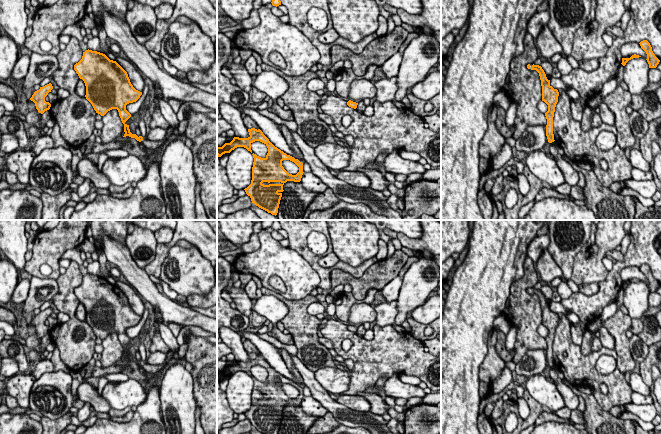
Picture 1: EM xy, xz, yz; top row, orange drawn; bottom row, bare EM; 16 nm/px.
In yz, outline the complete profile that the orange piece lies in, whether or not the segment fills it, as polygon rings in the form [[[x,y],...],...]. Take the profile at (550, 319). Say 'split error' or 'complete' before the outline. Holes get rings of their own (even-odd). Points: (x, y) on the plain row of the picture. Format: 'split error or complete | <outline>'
complete | [[[532,289],[531,294],[536,294],[539,297],[542,310],[542,325],[548,329],[548,335],[545,337],[547,343],[546,360],[549,367],[554,366],[553,358],[553,341],[555,331],[558,326],[559,316],[550,309],[550,304],[547,303],[546,298],[541,290]]]

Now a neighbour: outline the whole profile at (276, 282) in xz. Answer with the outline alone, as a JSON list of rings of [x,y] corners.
[[[272,276],[269,279],[269,284],[278,291],[285,292],[285,284],[278,276]]]

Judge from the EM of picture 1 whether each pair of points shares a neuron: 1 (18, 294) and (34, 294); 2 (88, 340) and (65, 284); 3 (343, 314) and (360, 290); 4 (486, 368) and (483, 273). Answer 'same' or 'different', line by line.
1: different
2: same
3: different
4: different

